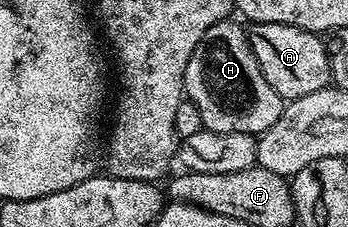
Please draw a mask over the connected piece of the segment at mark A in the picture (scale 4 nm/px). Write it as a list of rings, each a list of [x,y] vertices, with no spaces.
[[[252,23],[247,32],[250,49],[258,61],[258,69],[262,69],[262,77],[270,81],[281,99],[291,101],[306,97],[306,93],[321,91],[329,86],[332,70],[328,49],[325,40],[317,32],[277,23]]]

